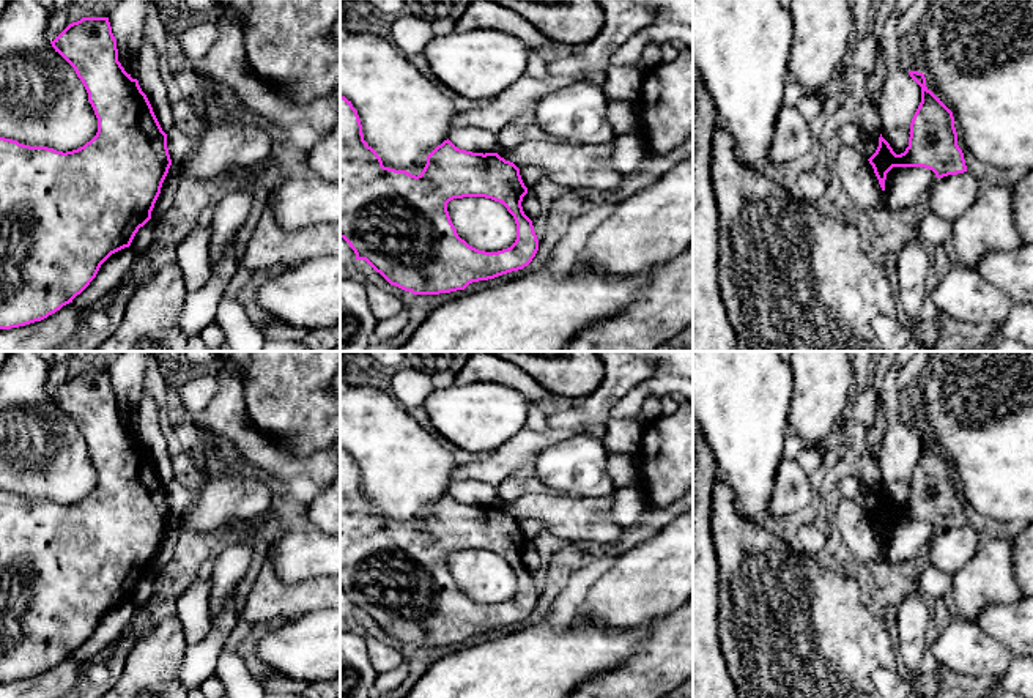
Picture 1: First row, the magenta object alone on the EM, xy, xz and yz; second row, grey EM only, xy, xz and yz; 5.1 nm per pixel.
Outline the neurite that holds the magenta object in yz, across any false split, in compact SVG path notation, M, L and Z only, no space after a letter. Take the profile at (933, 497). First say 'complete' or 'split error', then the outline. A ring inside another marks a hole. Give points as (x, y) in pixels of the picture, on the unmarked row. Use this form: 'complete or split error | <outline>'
complete | M909 424L909 427L921 440L921 455L910 476L909 499L896 507L880 487L879 499L868 512L882 544L893 520L924 520L937 531L967 525L953 465L926 440L923 425Z

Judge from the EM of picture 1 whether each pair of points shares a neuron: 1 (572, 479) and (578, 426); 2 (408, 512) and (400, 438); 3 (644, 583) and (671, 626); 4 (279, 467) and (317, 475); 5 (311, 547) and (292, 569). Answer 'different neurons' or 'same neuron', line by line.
1: different neurons
2: same neuron
3: different neurons
4: same neuron
5: same neuron

